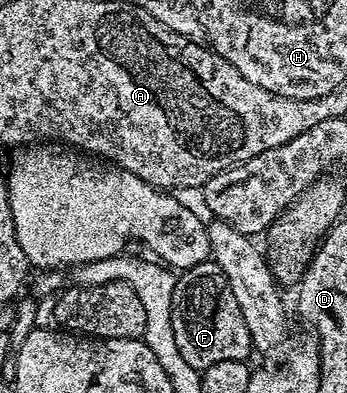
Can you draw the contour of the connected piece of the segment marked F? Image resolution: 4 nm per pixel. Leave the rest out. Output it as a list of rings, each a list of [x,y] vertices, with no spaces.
[[[211,258],[186,269],[176,279],[171,317],[177,350],[181,350],[181,358],[189,366],[202,370],[217,362],[246,361],[247,355],[253,352],[249,327],[241,316],[229,279]]]

